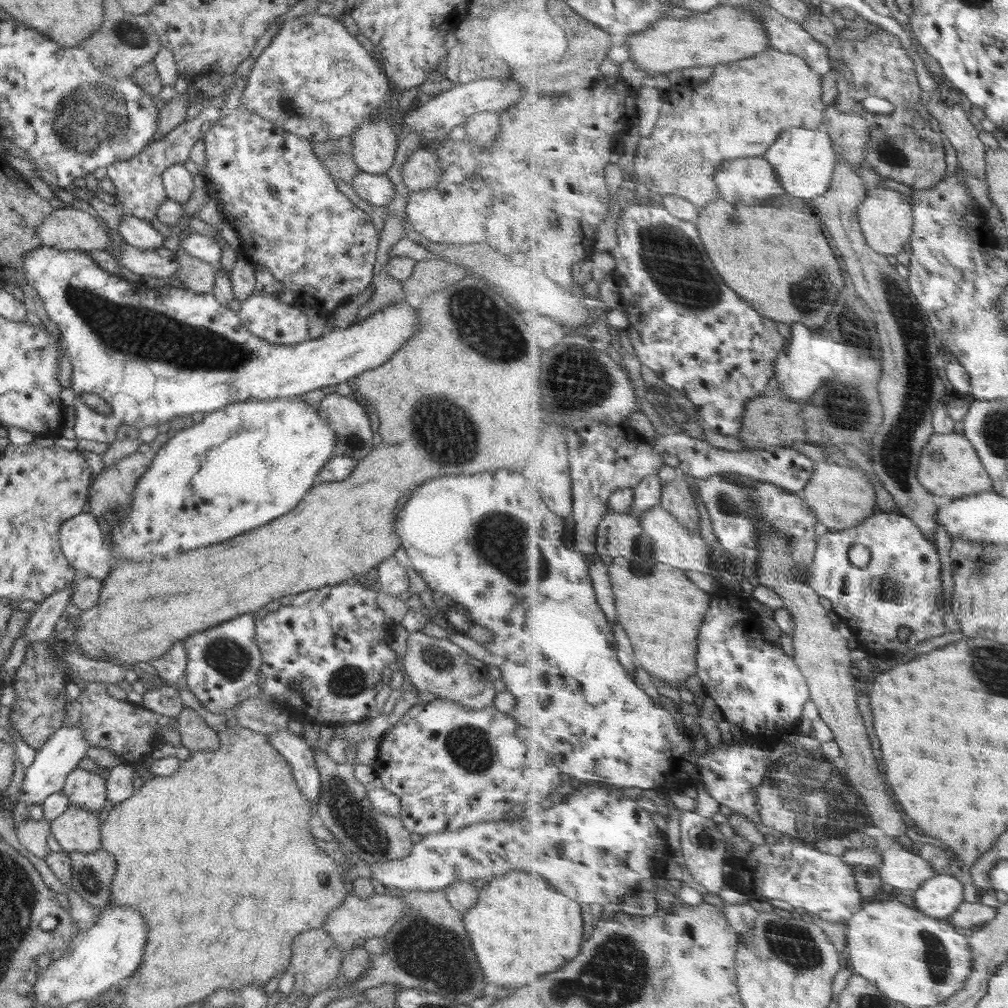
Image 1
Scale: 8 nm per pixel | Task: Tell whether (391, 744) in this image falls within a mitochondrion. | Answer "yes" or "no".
no

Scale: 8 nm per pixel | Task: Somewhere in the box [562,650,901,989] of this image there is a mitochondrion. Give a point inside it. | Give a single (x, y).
(794, 946)

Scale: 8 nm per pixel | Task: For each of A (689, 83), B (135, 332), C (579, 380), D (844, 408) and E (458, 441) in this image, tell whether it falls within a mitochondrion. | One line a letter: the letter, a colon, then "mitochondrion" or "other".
A: other
B: mitochondrion
C: mitochondrion
D: mitochondrion
E: mitochondrion

